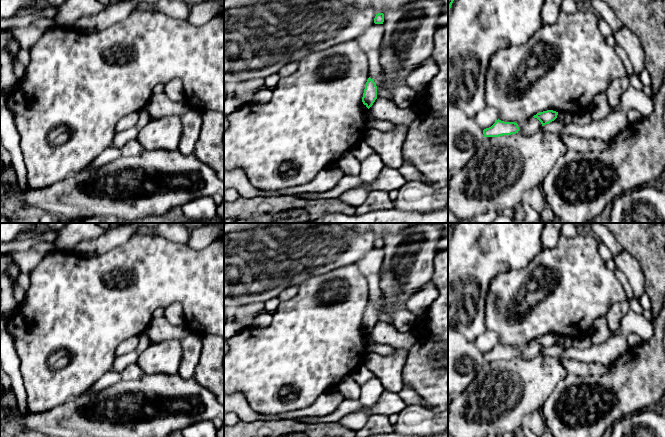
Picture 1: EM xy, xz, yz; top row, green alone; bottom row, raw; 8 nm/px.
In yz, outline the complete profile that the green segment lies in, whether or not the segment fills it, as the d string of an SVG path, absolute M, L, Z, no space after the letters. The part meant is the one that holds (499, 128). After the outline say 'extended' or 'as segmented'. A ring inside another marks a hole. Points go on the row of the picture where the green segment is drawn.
M496 120L495 123L483 130L484 137L499 137L503 135L516 134L519 131L518 124L515 122L504 122Z | as segmented

